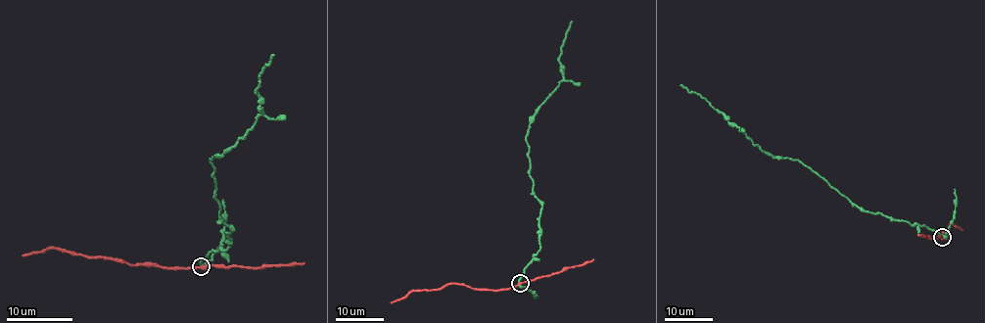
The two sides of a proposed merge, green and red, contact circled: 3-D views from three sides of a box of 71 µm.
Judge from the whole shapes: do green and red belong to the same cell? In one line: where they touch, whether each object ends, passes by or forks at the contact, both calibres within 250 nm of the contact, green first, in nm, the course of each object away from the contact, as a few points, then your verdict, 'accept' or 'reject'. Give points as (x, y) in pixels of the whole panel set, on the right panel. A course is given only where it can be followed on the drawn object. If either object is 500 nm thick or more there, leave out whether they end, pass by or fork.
at (942, 237); green passes by; red passes by; 240 nm thick on the green side, 220 nm on the other; green runs (943, 237), (925, 226), (861, 210), (797, 160), (767, 155), (706, 100), (680, 85); red runs (942, 237), (949, 238), (942, 232), (949, 228), (951, 224), (961, 230); reject

